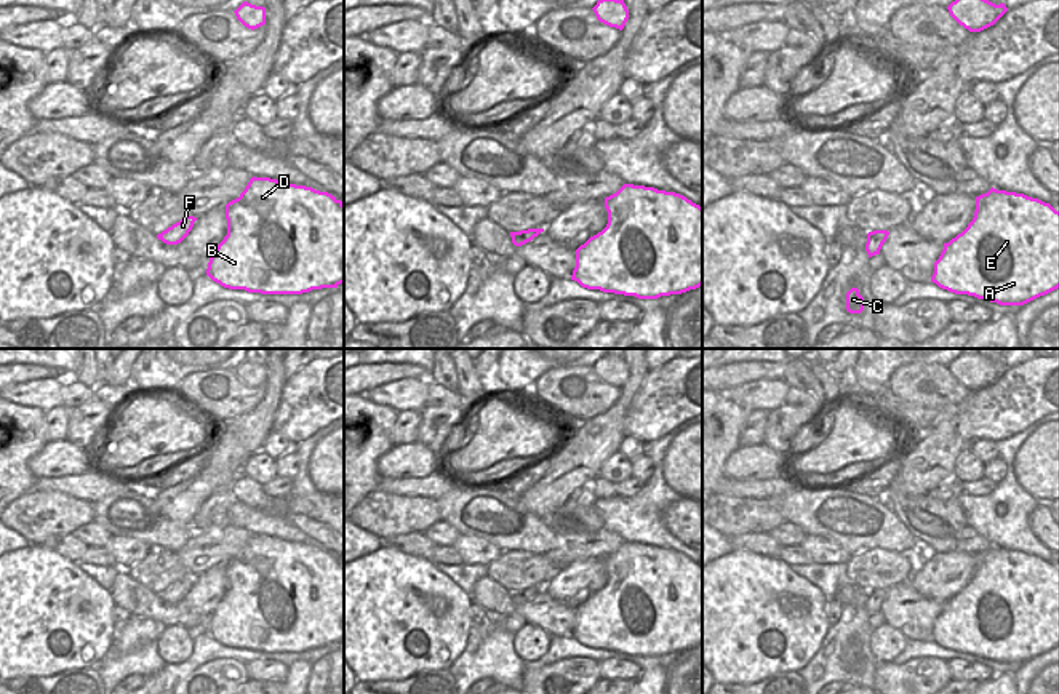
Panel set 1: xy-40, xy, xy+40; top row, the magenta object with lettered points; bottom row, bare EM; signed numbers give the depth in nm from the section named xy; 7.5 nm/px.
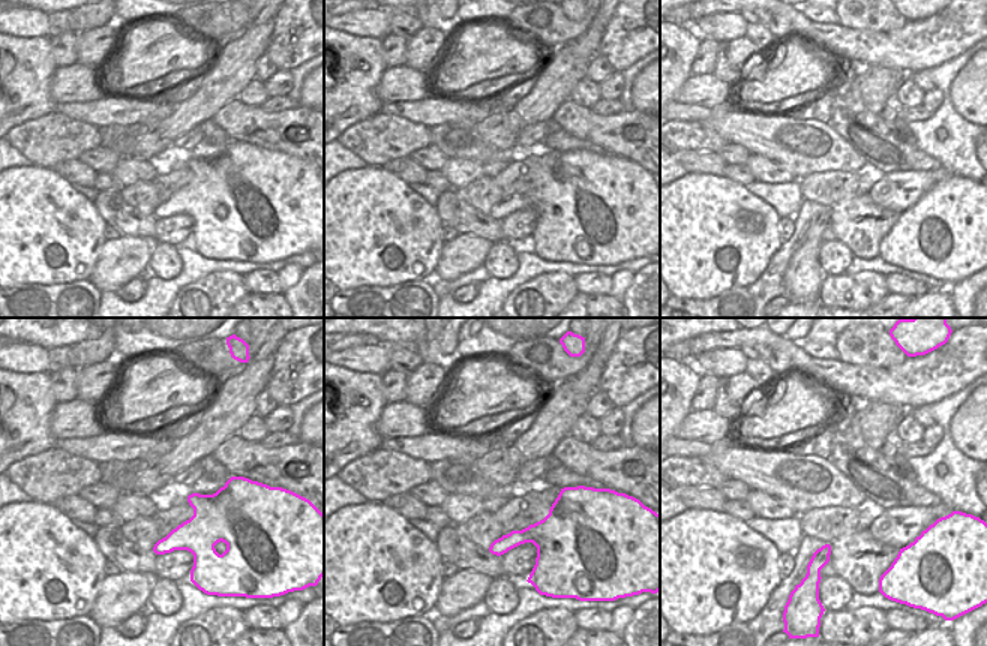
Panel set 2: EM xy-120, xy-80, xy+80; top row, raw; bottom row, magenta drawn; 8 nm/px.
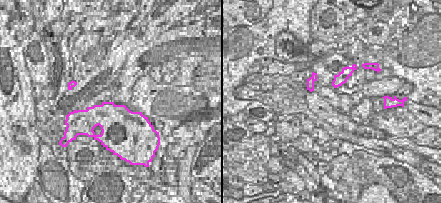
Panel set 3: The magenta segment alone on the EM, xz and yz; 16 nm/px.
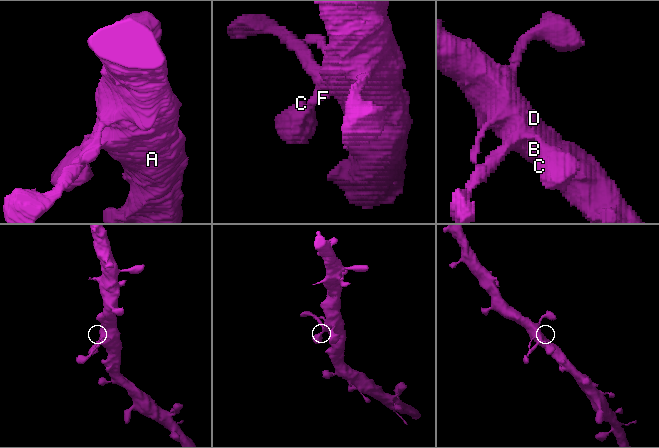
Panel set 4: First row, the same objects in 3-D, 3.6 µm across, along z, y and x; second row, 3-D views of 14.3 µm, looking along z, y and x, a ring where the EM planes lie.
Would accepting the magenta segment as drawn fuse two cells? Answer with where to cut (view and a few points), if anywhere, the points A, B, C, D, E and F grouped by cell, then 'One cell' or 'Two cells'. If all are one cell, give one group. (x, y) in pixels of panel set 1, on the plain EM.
No split. Groups: A B C D E F. One cell

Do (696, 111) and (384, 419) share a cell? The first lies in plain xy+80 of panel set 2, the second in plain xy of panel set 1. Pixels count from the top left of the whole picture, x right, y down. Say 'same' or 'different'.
different

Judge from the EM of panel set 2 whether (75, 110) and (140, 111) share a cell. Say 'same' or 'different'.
same

